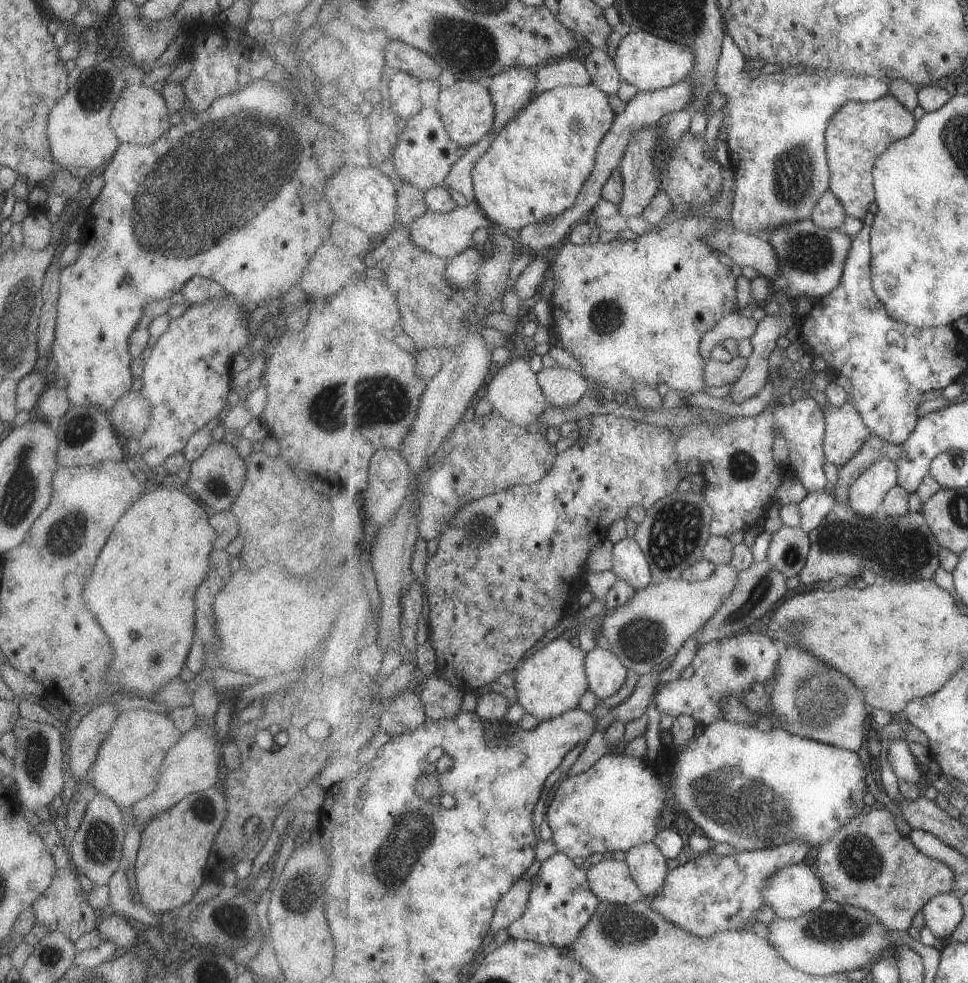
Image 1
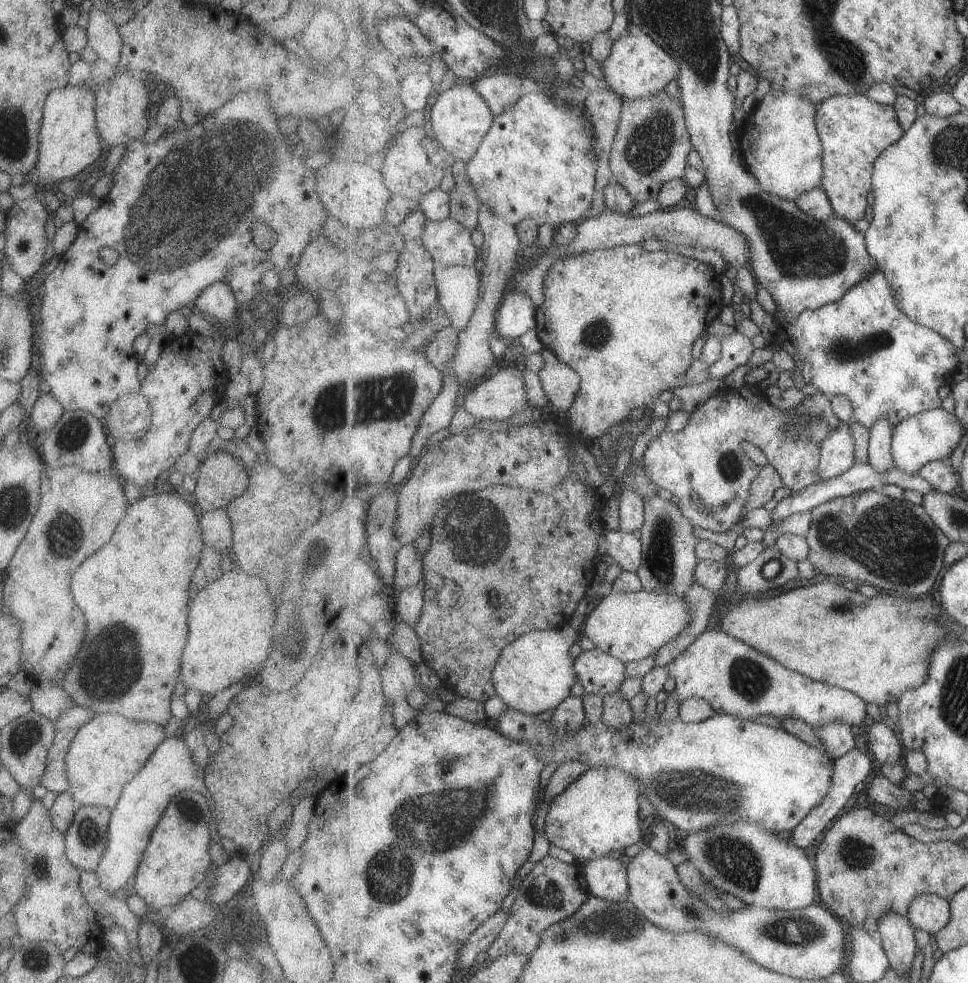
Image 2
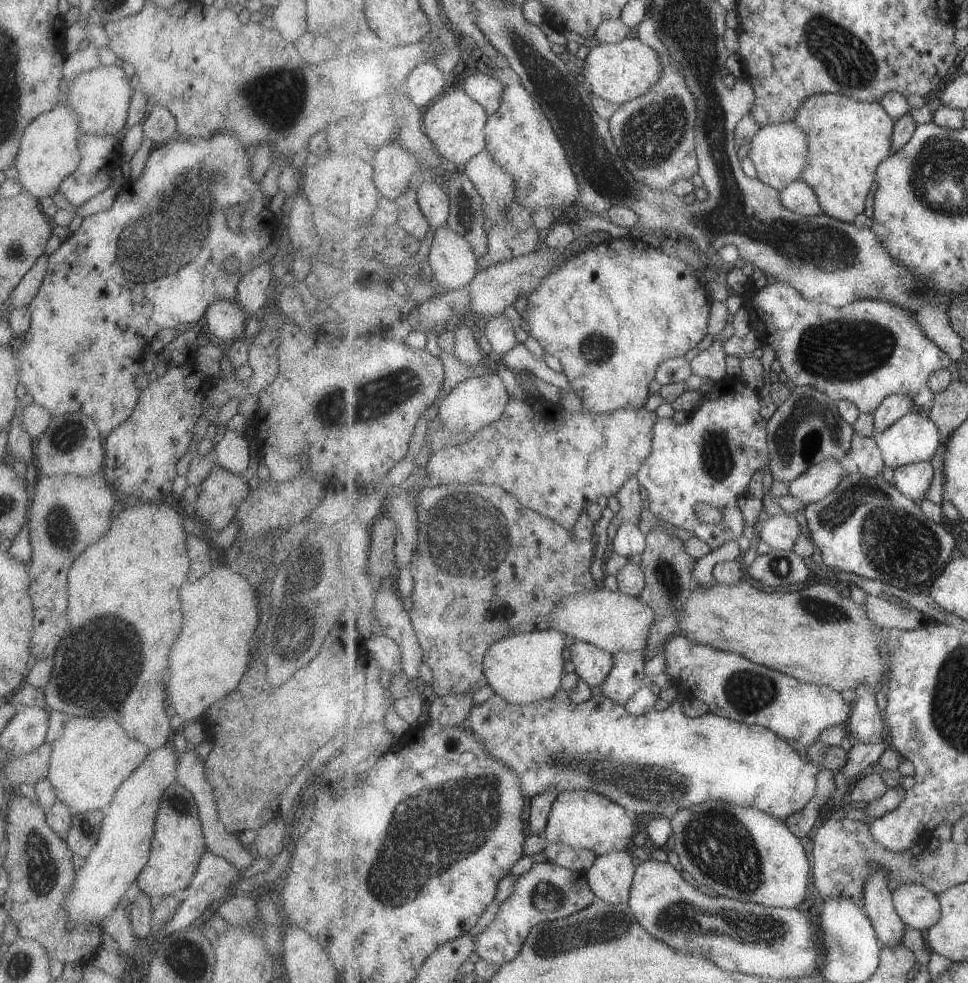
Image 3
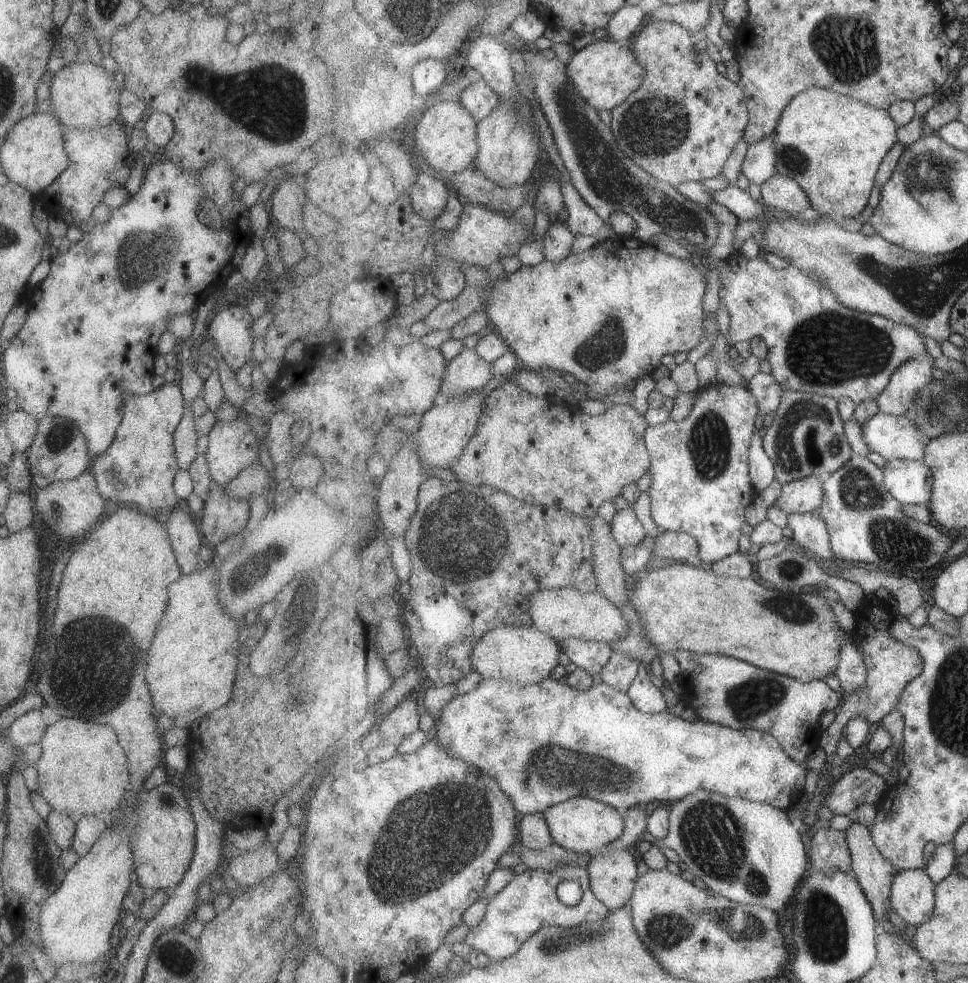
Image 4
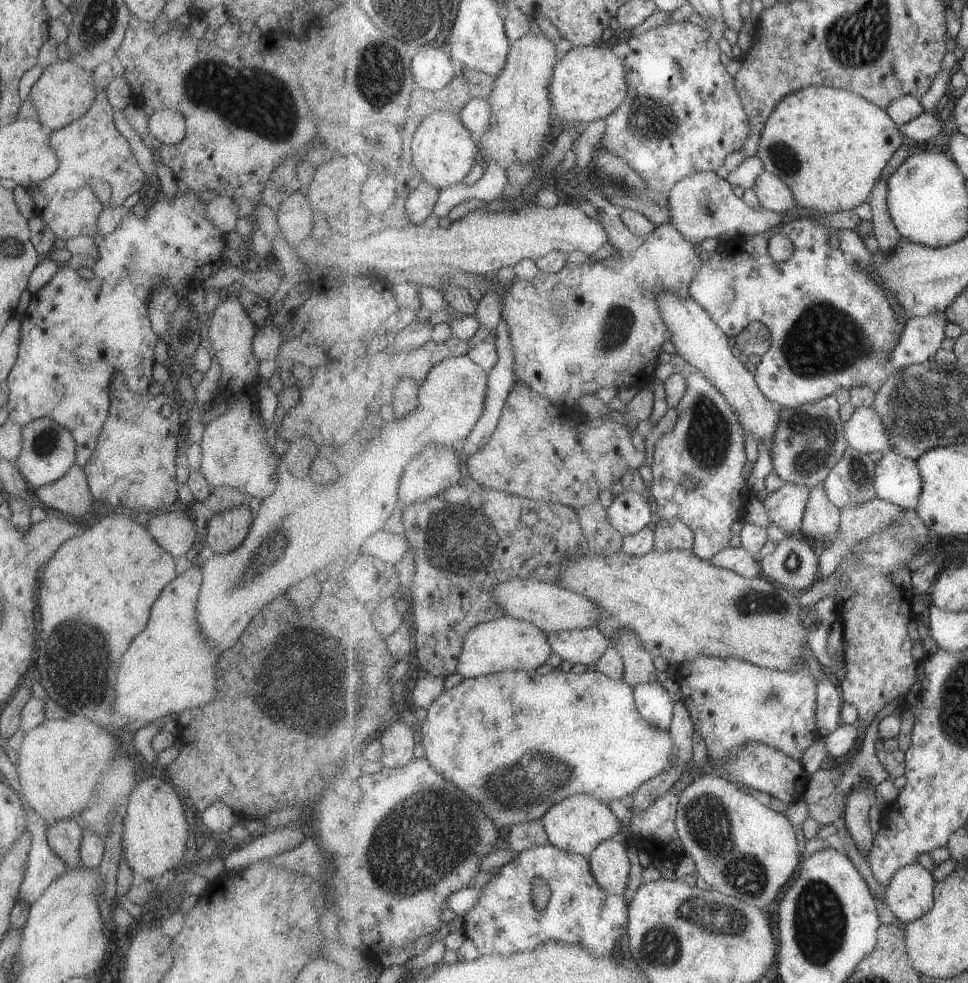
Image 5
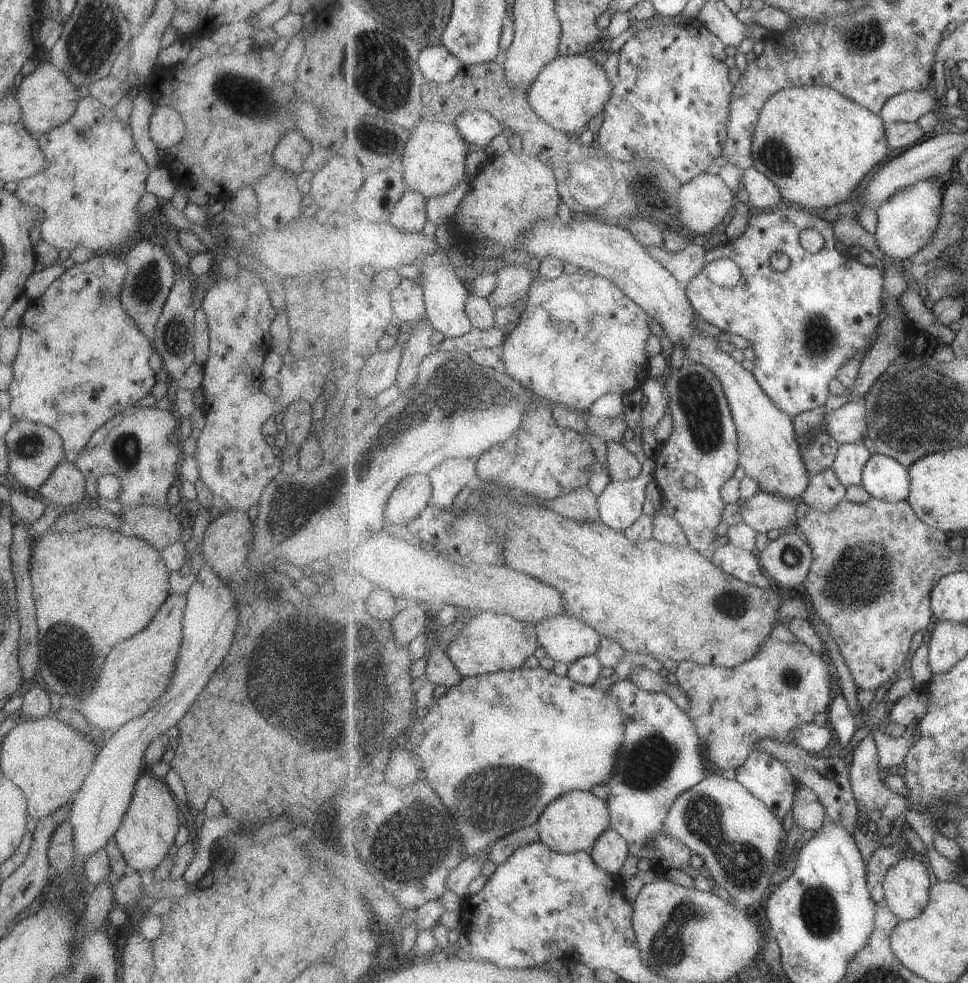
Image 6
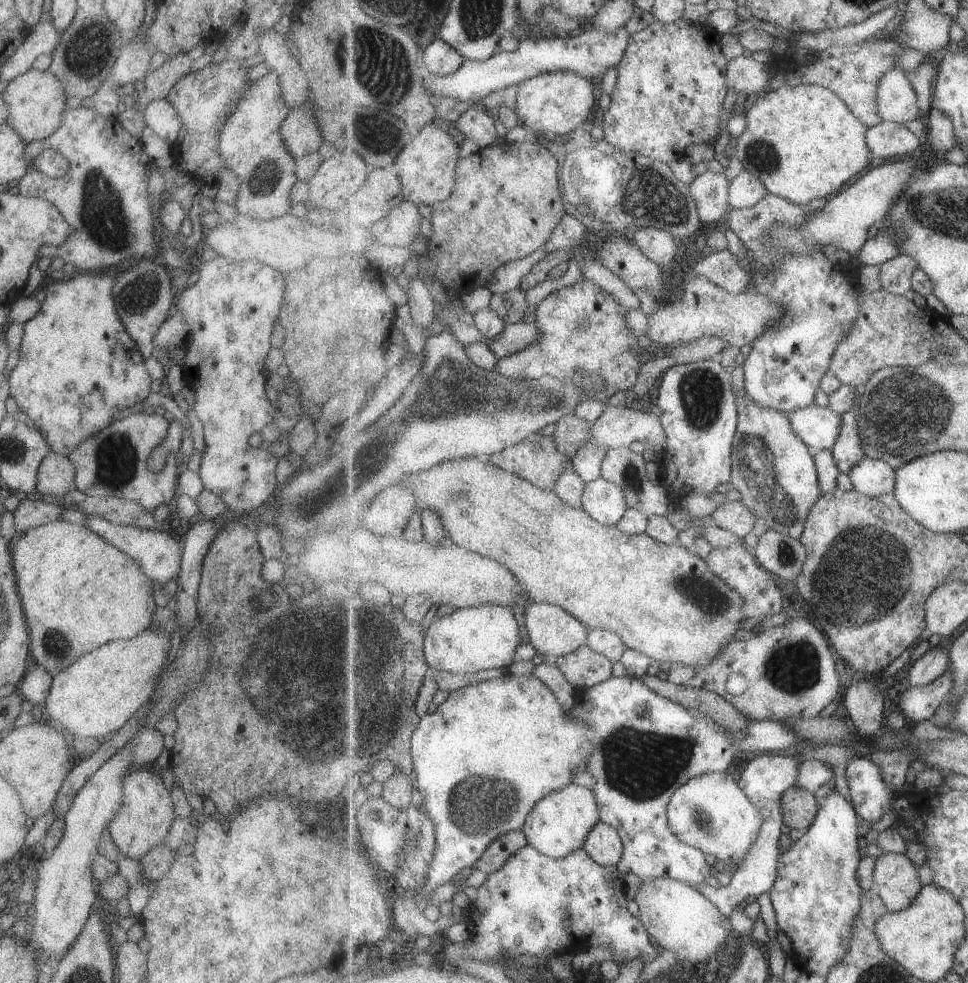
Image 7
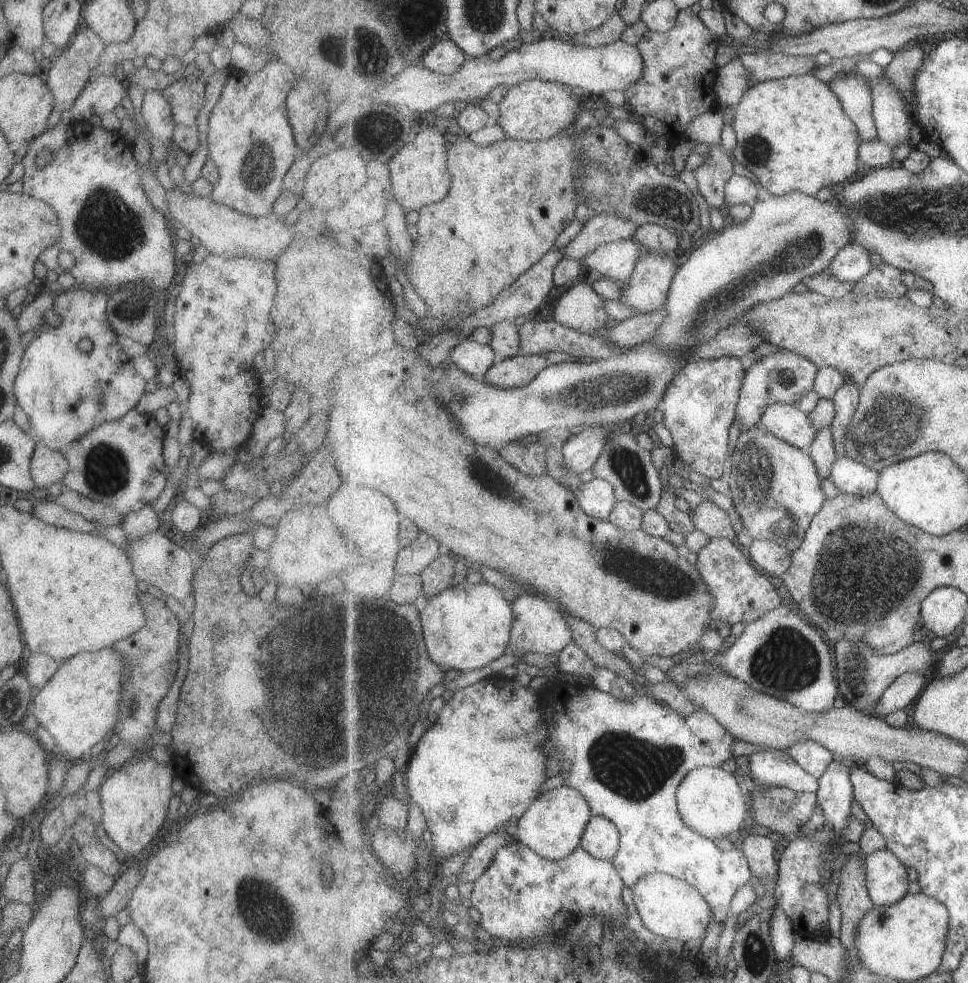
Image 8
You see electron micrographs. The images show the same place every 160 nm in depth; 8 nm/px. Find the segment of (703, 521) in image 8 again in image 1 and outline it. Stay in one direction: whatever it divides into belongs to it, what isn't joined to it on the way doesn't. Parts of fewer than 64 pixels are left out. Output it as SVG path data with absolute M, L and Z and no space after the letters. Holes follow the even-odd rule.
M853 399L845 406L827 406L826 436L824 448L826 459L843 468L864 448L865 440L872 436L871 430L865 425Z

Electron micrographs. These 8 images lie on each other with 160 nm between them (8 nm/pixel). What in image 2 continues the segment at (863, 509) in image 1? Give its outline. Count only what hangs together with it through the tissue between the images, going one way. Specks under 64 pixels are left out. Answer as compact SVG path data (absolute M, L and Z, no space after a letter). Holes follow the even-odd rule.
M881 418L873 424L870 429L870 448L869 448L869 463L873 464L873 468L881 474L889 472L895 467L893 460L892 441L894 436L893 422L889 418Z

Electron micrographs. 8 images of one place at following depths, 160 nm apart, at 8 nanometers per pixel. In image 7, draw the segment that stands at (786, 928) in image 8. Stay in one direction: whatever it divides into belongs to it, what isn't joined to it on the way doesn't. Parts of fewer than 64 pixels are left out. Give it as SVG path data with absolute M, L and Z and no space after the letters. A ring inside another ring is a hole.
M776 752L751 755L743 770L736 773L738 783L749 795L749 798L760 808L764 823L756 840L746 856L741 868L730 876L719 888L707 884L688 882L691 888L699 890L703 896L707 896L723 914L726 922L729 921L729 913L743 900L751 900L763 892L770 892L777 878L778 864L780 860L779 838L783 832L784 814L782 813L782 798L784 792L788 791L797 782L800 760L793 760L789 756L781 756Z

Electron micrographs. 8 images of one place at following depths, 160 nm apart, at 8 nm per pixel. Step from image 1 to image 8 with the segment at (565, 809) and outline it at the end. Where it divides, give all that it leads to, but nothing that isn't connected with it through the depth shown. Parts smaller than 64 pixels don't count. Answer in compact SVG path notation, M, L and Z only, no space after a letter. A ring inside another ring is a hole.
M564 784L541 794L517 822L515 836L535 853L549 860L561 860L581 847L583 835L593 817L587 798L576 788Z

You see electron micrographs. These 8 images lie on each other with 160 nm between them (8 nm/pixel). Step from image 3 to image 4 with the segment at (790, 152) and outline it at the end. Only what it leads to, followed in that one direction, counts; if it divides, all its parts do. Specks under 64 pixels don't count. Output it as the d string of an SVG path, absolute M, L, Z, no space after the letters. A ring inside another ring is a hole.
M774 135L748 145L742 172L749 182L763 186L780 174L777 168L780 156L776 150Z

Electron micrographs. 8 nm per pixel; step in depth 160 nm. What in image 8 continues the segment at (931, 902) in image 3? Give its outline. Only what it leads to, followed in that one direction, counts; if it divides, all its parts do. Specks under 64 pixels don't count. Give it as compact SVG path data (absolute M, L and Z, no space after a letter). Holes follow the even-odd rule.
M888 848L866 856L863 883L867 884L877 907L888 907L903 900L909 892L907 865Z

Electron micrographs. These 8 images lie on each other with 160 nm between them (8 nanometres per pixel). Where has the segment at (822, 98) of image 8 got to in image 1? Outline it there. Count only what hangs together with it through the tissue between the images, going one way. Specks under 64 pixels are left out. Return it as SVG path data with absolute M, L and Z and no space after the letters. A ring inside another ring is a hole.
M890 93L874 102L863 103L849 100L844 107L829 120L826 140L828 141L828 162L829 172L832 173L832 179L829 180L830 191L841 200L844 205L847 216L863 220L871 208L871 202L875 201L875 188L873 170L876 167L877 160L891 147L891 144L897 143L897 140L906 138L913 134L917 127L917 120L913 114L897 98Z

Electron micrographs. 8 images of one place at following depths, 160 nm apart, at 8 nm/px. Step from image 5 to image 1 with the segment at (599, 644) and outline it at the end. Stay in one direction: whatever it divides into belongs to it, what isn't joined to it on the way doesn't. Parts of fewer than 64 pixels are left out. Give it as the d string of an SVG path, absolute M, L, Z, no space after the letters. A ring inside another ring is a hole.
M595 647L585 656L589 688L599 699L605 699L621 690L627 680L627 668L611 649Z

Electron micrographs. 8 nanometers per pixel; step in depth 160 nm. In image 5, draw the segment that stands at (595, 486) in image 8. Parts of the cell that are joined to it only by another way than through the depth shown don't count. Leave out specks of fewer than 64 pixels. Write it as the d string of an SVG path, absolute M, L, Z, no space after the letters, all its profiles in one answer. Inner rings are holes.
M627 489L616 494L607 509L610 521L622 535L634 535L641 532L651 522L655 509L647 502L647 492L635 492Z

